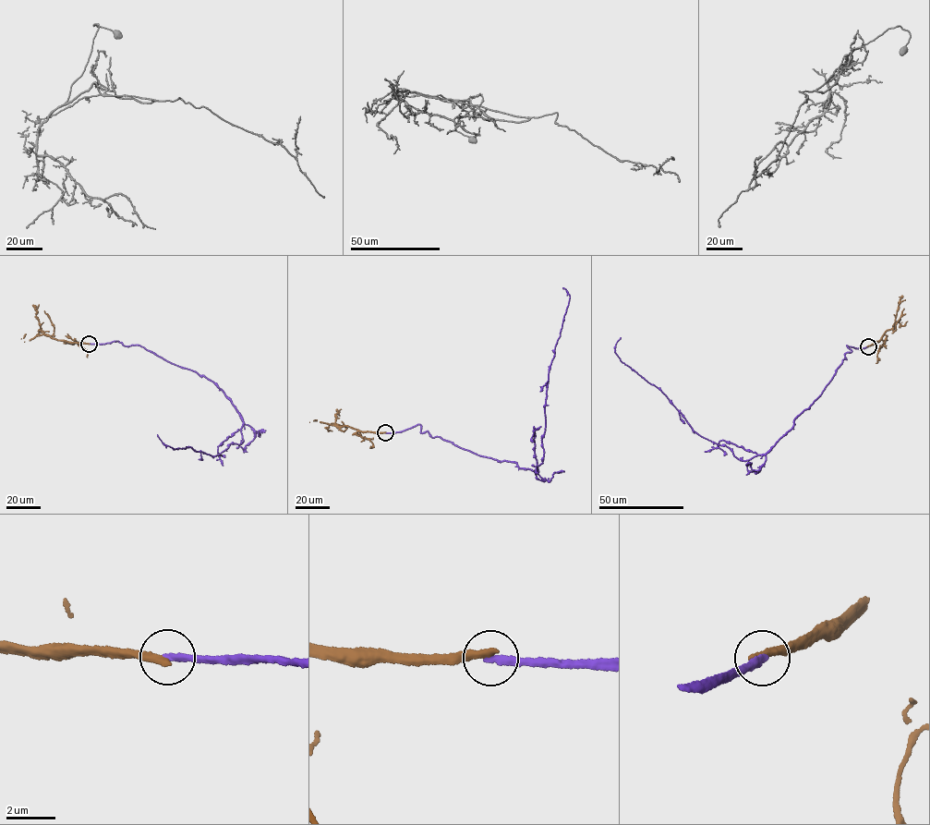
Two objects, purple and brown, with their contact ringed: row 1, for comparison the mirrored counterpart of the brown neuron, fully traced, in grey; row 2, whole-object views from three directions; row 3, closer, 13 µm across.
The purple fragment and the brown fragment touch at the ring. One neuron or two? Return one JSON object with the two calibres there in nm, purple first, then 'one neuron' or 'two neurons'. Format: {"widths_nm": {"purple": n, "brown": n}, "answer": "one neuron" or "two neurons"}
{"widths_nm": {"purple": 300, "brown": 320}, "answer": "two neurons"}

